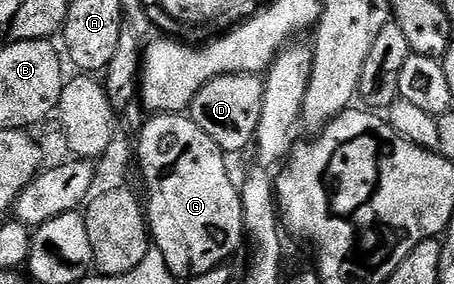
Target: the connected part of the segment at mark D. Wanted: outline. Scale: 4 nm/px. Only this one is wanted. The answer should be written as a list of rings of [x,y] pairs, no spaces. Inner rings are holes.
[[[259,74],[215,75],[206,81],[192,101],[190,116],[203,133],[216,142],[225,153],[244,151],[253,146],[256,123],[259,121],[260,101],[264,83]]]

